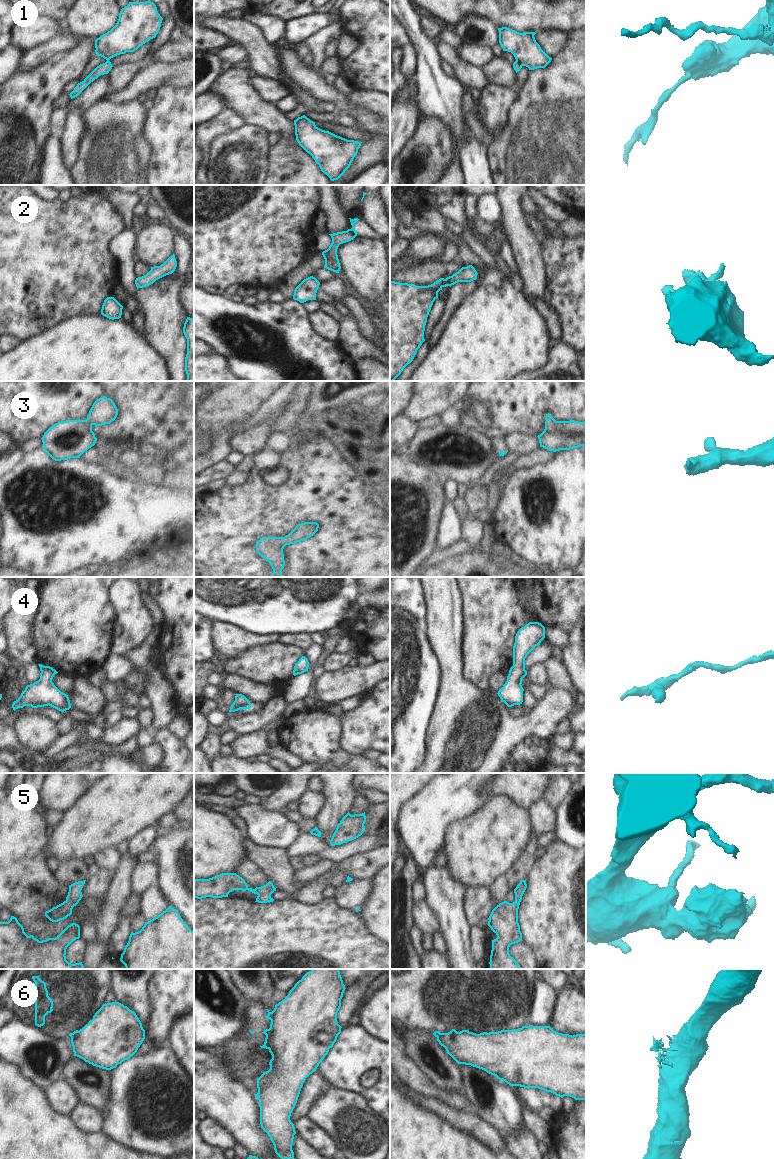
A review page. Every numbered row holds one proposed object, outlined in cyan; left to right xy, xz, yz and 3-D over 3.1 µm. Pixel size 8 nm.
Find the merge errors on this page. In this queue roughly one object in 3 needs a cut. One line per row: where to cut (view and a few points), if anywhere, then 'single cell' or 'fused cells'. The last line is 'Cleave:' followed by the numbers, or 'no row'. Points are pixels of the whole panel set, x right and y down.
1: cut yz (516, 59), (522, 65); fused cells
2: cut none; single cell
3: cut none; single cell
4: cut none; single cell
5: cut none; single cell
6: cut xz (270, 1028), (271, 1035), (268, 1048); fused cells
Cleave: 1, 6

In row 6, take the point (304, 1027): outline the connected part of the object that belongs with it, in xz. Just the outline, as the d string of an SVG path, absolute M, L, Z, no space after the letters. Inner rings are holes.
M312 969L294 985L285 999L276 1004L273 1010L269 1042L269 1052L272 1055L270 1069L257 1079L258 1093L254 1095L259 1100L261 1128L270 1137L275 1153L281 1159L294 1159L292 1145L296 1131L290 1116L306 1078L316 1071L341 1033L342 1027L337 1022L337 1013L345 989L339 969Z

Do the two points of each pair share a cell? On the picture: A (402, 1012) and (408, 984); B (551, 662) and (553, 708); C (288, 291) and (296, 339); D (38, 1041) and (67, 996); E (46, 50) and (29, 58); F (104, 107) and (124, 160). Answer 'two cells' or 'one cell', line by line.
A: one cell
B: two cells
C: two cells
D: two cells
E: one cell
F: one cell

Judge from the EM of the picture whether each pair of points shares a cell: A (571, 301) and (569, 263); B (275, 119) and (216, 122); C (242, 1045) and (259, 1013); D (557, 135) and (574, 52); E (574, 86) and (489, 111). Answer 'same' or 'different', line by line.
A: same
B: different
C: same
D: same
E: different

